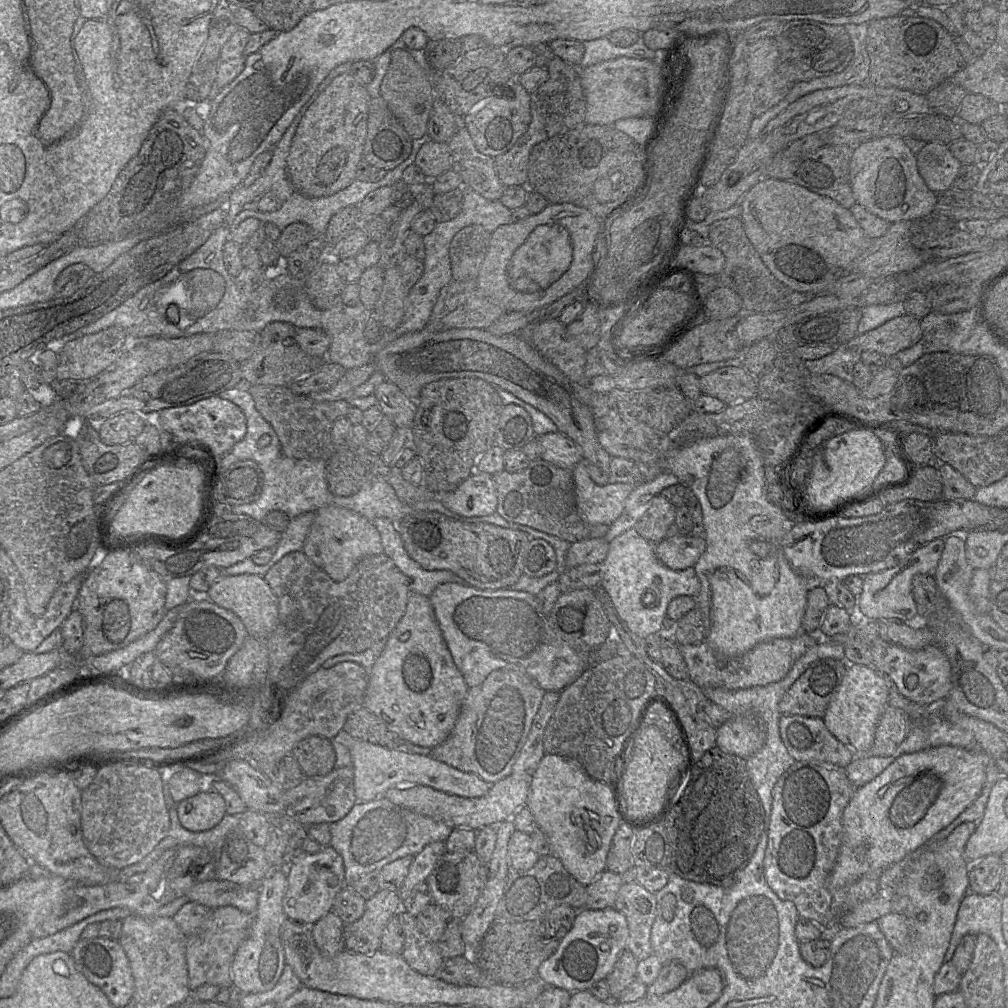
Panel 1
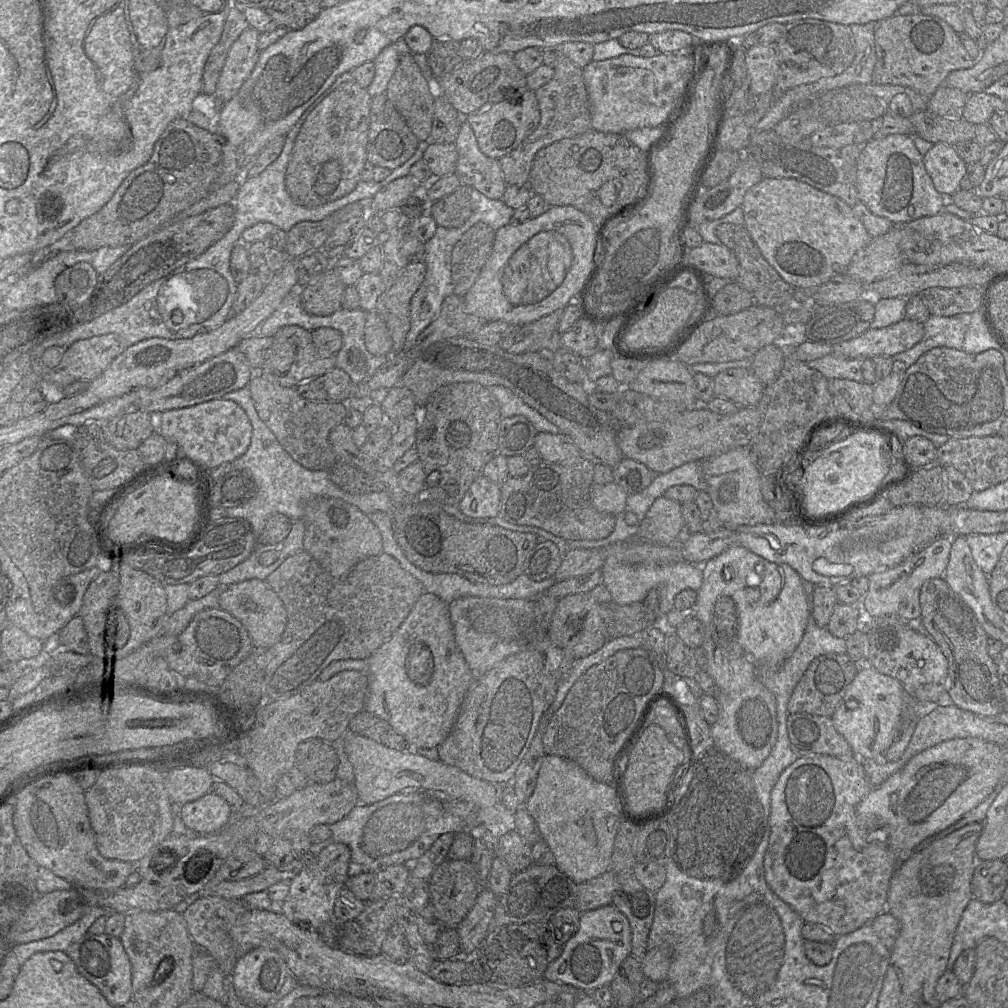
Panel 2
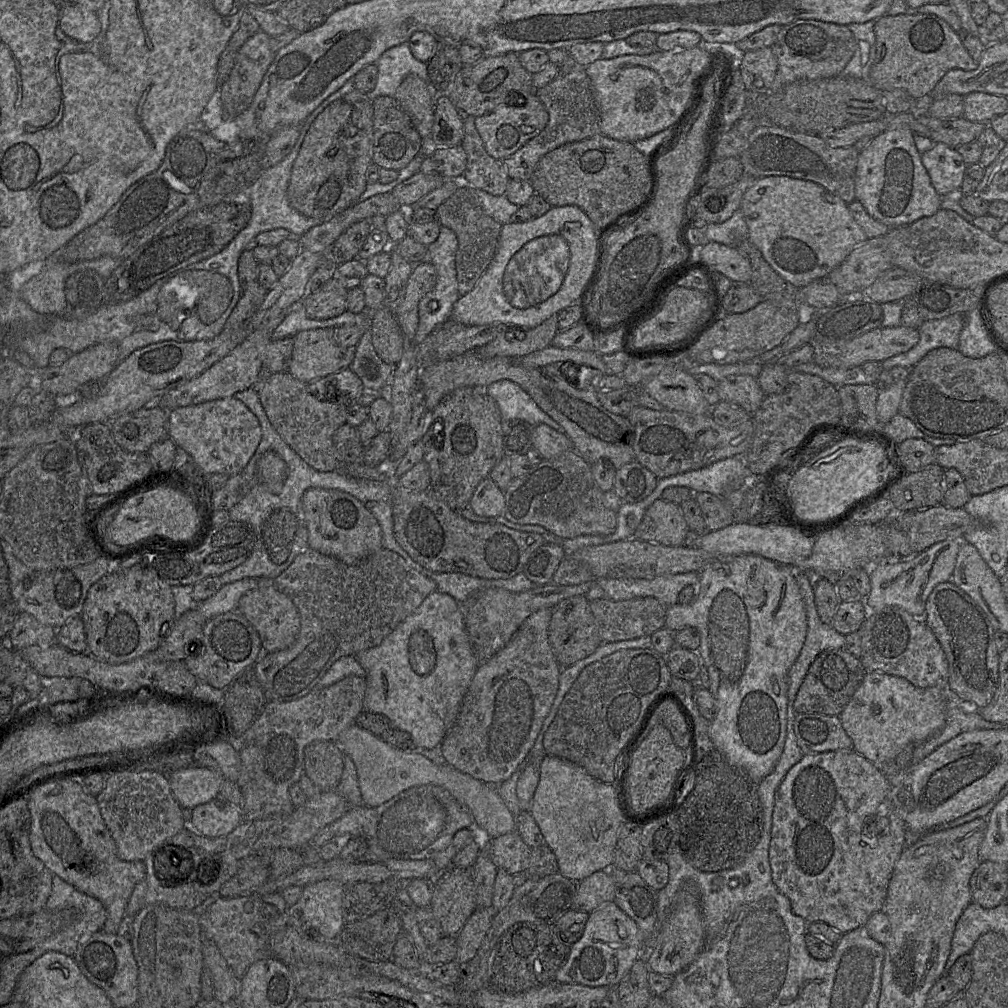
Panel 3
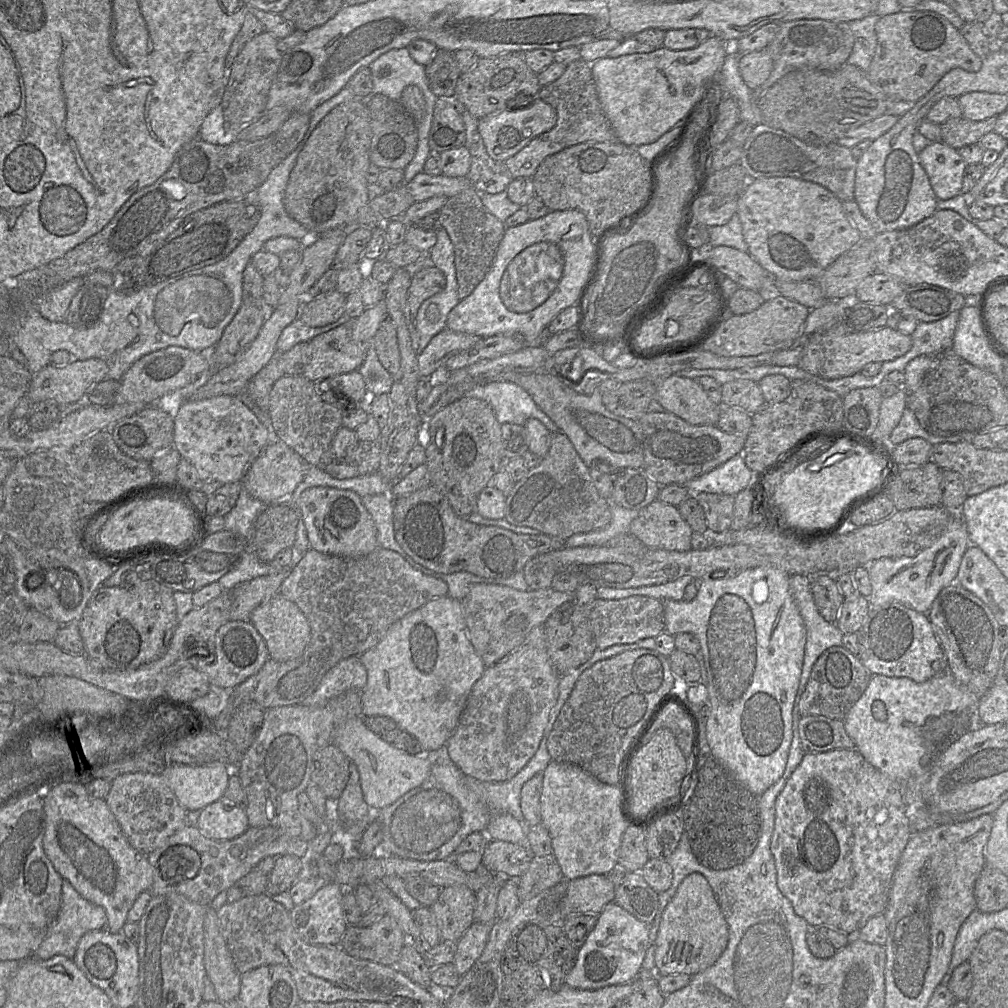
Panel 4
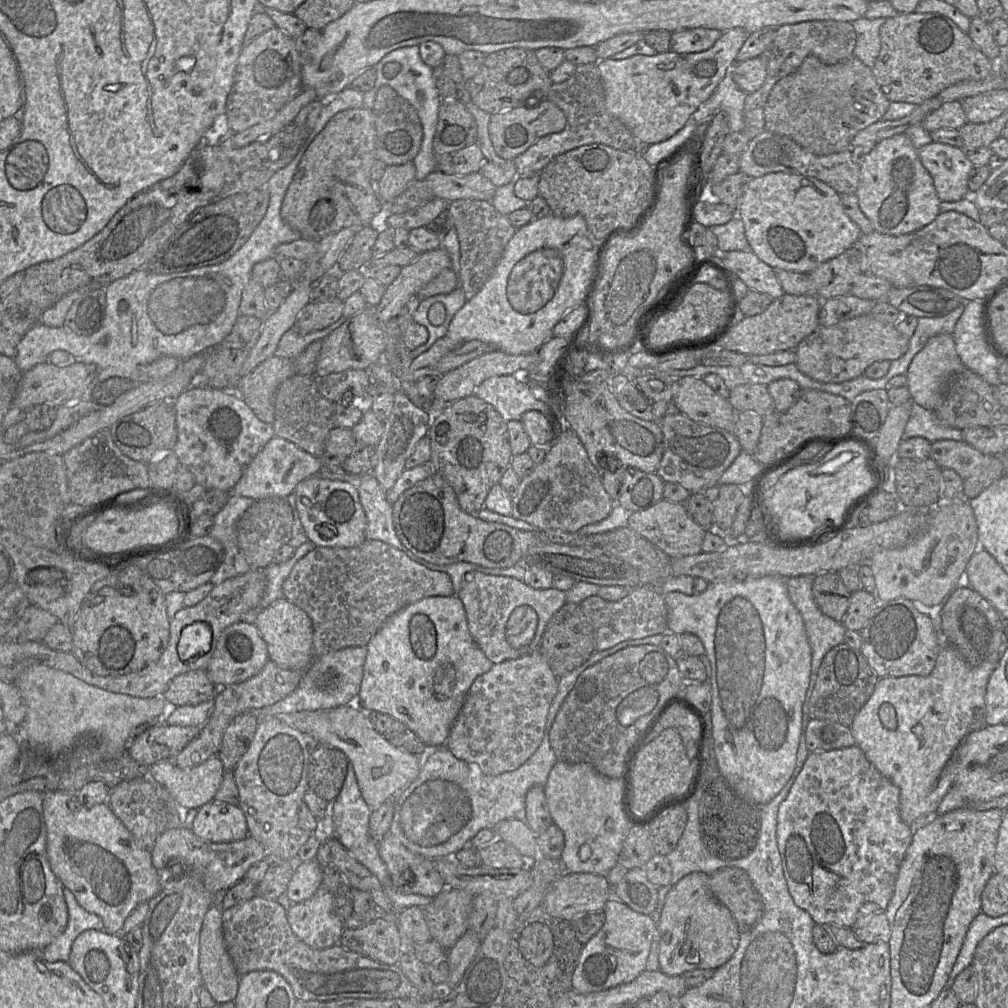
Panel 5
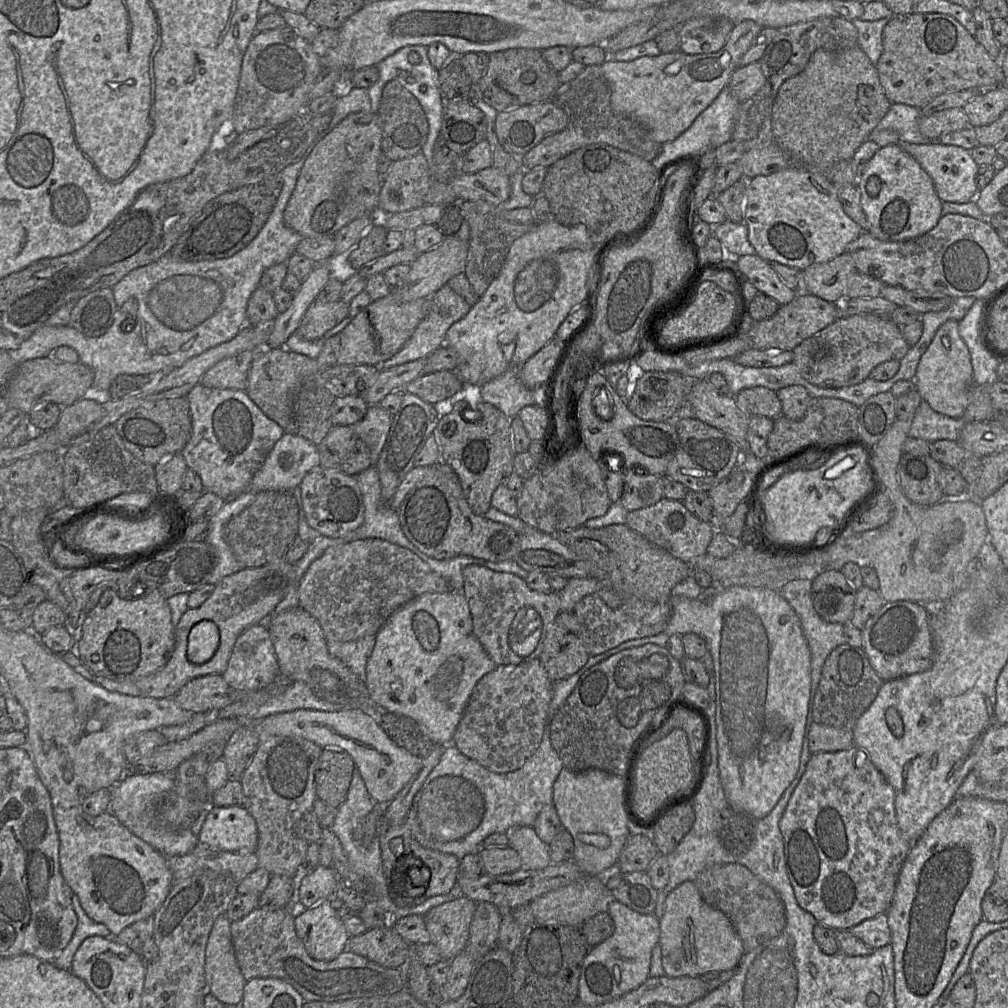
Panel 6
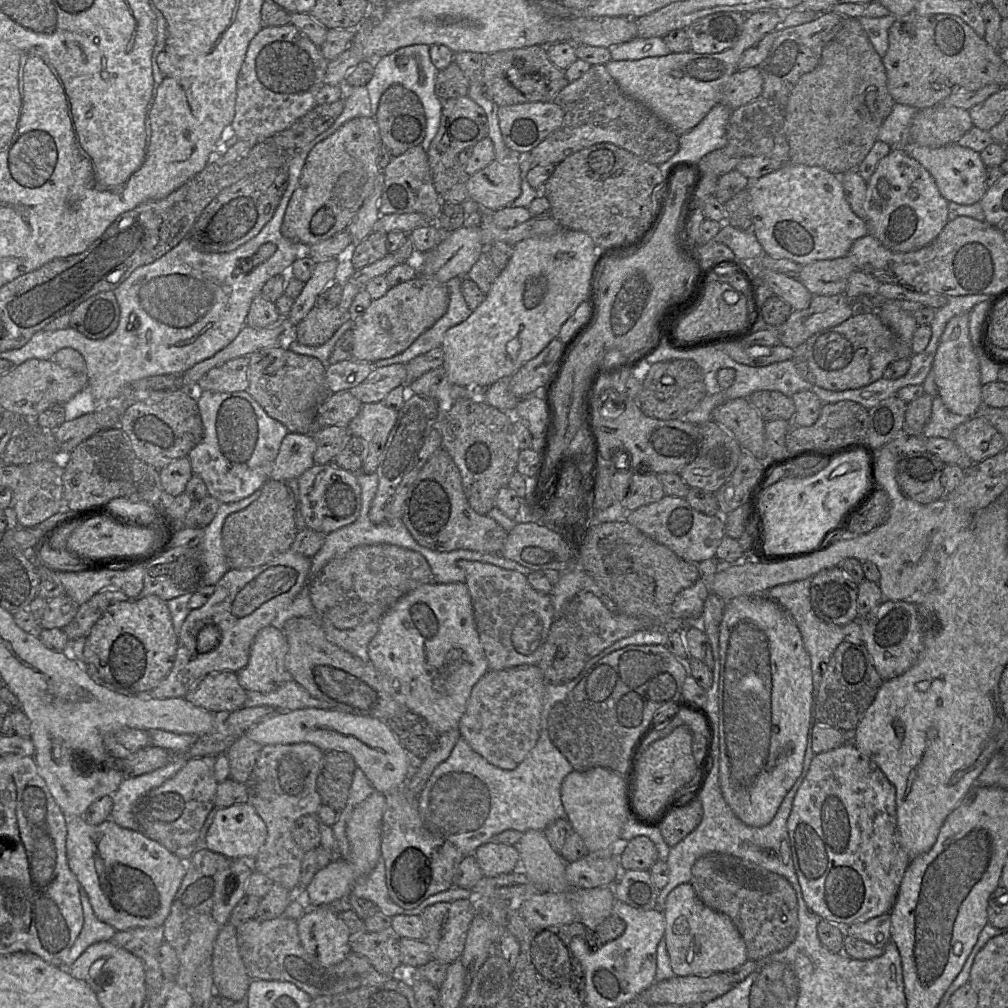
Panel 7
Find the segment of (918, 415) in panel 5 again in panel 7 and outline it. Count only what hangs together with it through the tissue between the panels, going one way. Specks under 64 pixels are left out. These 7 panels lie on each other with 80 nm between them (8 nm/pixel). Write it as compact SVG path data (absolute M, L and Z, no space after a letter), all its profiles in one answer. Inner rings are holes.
M937 395L933 397L932 413L925 425L922 435L925 438L943 437L952 438L953 431L962 423L967 422L970 416L951 412Z

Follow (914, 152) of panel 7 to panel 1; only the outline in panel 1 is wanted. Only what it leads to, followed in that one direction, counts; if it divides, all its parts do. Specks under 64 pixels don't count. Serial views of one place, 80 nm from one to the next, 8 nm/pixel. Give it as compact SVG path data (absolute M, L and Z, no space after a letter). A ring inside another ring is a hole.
M928 142L916 154L917 168L928 188L941 193L952 188L961 163L942 142Z

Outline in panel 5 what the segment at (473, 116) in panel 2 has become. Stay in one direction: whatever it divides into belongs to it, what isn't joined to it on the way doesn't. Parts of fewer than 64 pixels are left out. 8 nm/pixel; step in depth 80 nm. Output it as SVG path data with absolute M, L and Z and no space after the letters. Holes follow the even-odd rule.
M541 99L534 107L515 107L491 114L488 133L497 155L503 159L513 160L527 150L537 139L560 132L564 129L566 117L554 103Z

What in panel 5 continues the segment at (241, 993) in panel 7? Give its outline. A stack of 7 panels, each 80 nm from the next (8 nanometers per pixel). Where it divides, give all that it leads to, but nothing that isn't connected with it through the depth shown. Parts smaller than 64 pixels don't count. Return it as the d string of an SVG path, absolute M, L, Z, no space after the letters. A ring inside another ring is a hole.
M211 906L206 912L200 932L199 968L203 986L220 1005L234 1001L239 978L227 951L222 927L222 910Z

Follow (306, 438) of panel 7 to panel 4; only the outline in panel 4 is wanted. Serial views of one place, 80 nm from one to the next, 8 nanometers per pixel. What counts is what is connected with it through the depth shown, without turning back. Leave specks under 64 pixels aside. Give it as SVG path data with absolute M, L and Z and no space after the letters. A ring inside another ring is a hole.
M279 440L276 443L267 444L262 449L241 480L241 485L252 497L266 504L279 505L277 500L293 493L303 480L306 464L309 463L285 442Z

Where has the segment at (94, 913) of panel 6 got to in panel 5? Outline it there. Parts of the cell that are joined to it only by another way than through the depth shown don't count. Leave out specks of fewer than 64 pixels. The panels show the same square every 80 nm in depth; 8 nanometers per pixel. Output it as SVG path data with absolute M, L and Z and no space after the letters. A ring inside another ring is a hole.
M60 789L46 791L43 795L43 812L47 827L46 850L52 871L63 887L73 892L86 911L103 920L107 933L120 934L126 918L137 905L148 902L162 888L162 875L153 866L151 850L138 845L107 802L87 807L80 803L77 792Z

